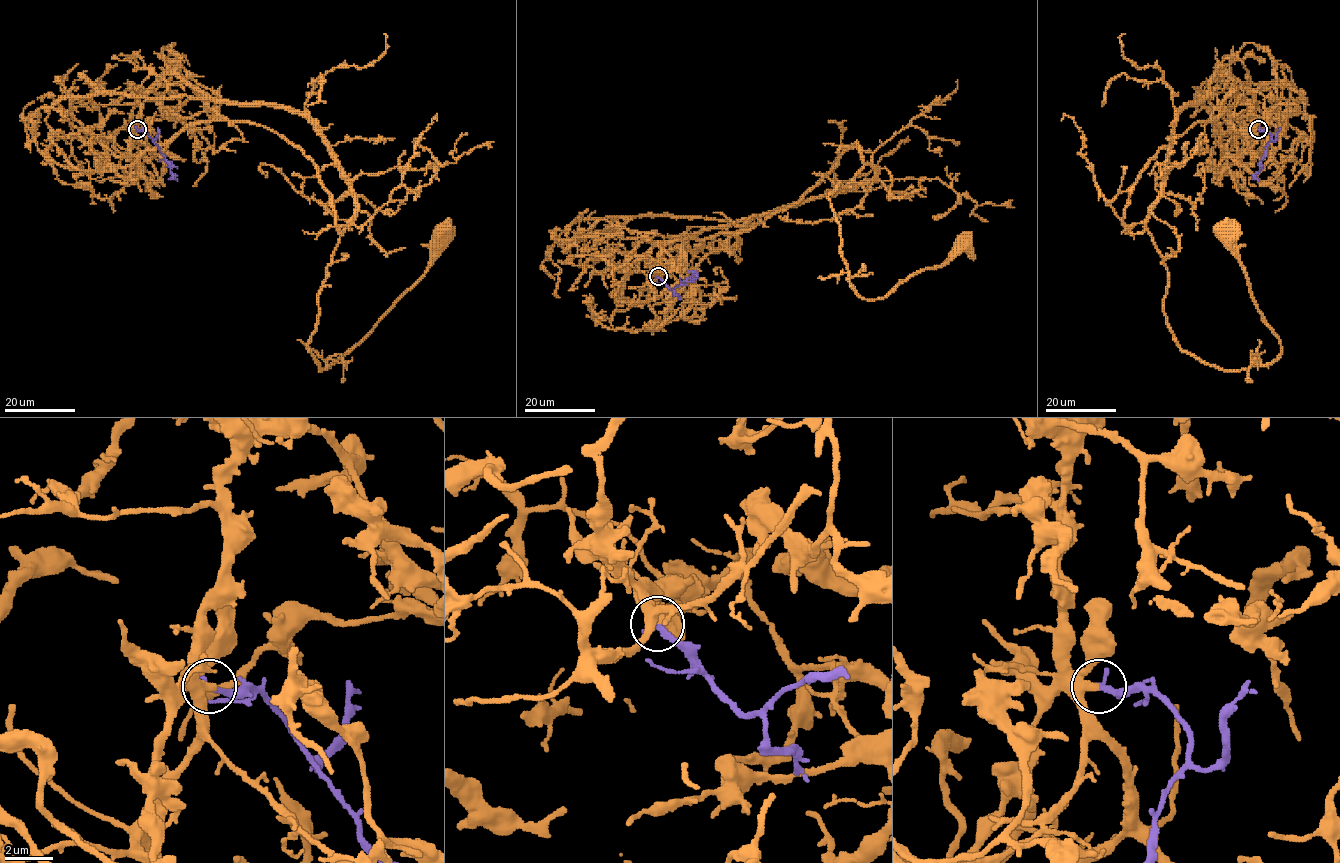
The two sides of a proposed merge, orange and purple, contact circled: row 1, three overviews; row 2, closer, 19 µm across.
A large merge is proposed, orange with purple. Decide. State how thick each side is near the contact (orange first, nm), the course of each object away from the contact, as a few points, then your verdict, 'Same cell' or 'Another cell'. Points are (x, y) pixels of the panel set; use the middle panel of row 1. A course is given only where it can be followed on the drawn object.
Thickness 400 nm (orange) against 260 nm. Course of orange: (658, 276), (689, 238), (793, 206), (856, 141), (863, 167), (828, 196), (860, 296), (882, 299), (960, 242). Course of purple: (658, 276), (670, 290), (691, 279), (694, 273), (697, 276). Same cell

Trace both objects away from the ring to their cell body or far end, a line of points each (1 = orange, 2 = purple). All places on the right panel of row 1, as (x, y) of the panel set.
1: (1258, 129), (1236, 156), (1216, 120), (1162, 146), (1123, 224), (1161, 255), (1182, 350), (1270, 364), (1223, 235)
2: (1258, 129), (1265, 130), (1271, 137), (1260, 162), (1261, 169), (1254, 175), (1258, 181)

